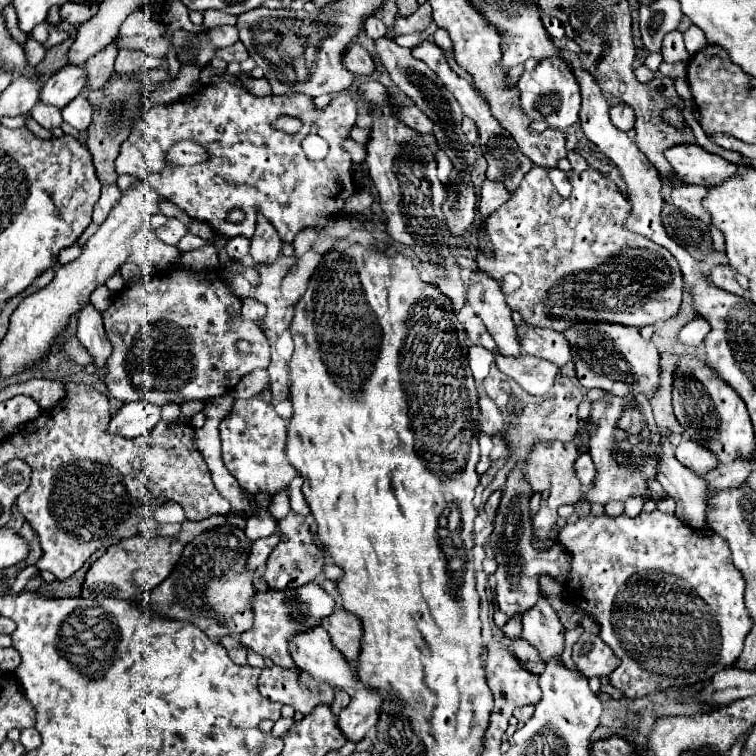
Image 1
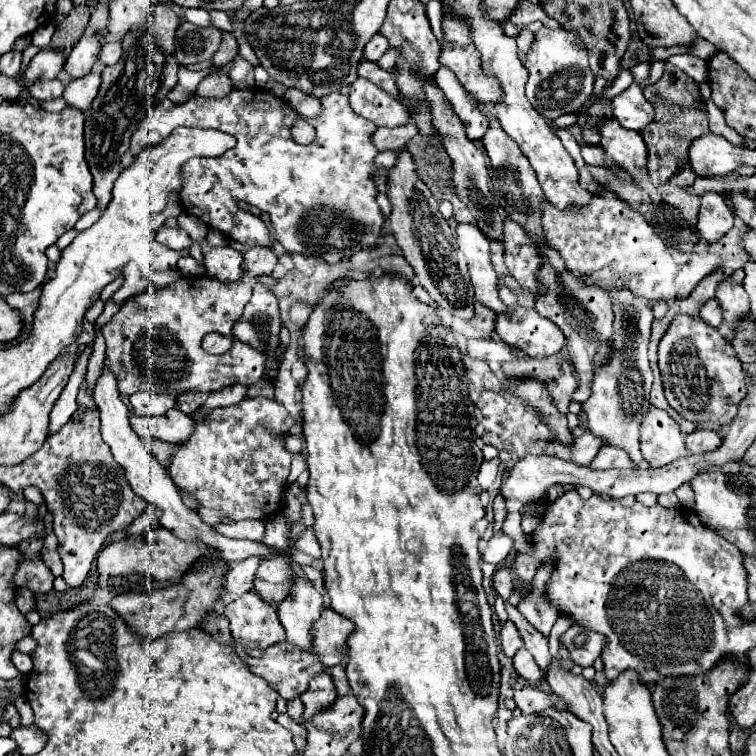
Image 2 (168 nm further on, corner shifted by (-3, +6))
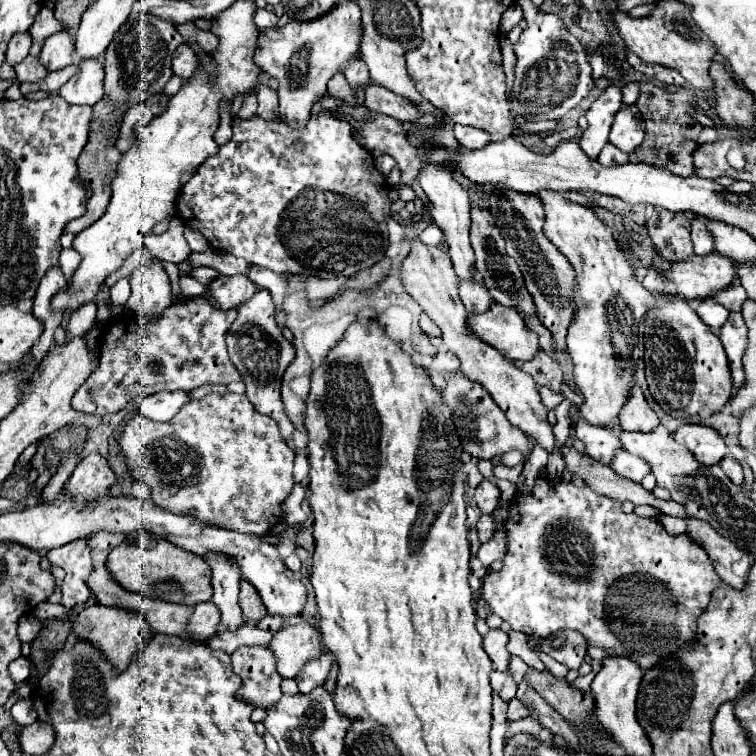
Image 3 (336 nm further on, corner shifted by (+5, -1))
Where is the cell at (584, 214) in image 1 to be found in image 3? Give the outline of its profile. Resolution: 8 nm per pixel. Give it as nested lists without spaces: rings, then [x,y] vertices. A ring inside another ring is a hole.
[[[712,252],[706,256],[694,256],[694,260],[688,260],[686,264],[674,264],[668,272],[666,270],[660,272],[664,272],[666,278],[676,284],[678,294],[682,294],[686,300],[694,300],[694,298],[708,298],[720,290],[726,290],[736,278],[736,262],[730,260],[728,256]]]

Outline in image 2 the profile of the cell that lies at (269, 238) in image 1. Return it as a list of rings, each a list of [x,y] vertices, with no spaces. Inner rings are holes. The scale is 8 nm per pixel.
[[[252,247],[244,255],[244,269],[246,275],[270,275],[274,265],[278,263],[278,257],[272,247]]]

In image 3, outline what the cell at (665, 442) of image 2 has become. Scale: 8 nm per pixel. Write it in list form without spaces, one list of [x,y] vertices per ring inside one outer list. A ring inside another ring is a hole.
[[[634,384],[630,388],[630,394],[628,394],[618,418],[620,418],[622,430],[648,432],[650,428],[654,428],[654,424],[660,424],[658,416],[648,406],[648,402],[646,402],[646,398],[644,398],[644,394],[642,394],[638,384]]]

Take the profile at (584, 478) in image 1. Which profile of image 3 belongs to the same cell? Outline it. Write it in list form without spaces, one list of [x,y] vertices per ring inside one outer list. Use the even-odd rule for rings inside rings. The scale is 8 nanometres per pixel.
[[[618,450],[618,456],[614,458],[612,468],[618,474],[622,474],[622,476],[634,480],[634,482],[642,482],[644,476],[650,474],[650,464],[646,460],[642,460],[642,458],[638,458],[638,456],[628,454],[626,450]]]

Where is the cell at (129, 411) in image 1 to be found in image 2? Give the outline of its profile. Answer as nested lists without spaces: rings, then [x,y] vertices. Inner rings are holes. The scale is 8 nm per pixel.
[[[142,391],[130,397],[130,405],[132,405],[132,415],[136,413],[138,417],[154,417],[154,415],[164,415],[168,409],[172,409],[176,405],[176,397]]]

